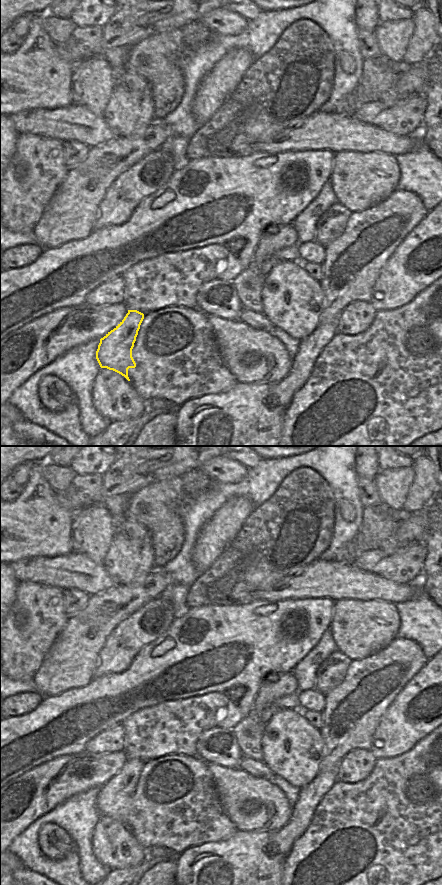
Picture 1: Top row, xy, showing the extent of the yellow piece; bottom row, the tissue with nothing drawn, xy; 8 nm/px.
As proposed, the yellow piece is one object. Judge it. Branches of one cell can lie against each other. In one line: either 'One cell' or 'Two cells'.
One cell

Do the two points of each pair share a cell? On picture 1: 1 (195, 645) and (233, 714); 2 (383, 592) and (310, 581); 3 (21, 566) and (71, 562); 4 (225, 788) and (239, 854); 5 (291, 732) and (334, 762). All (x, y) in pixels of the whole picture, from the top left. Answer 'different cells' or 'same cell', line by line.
1: same cell
2: same cell
3: same cell
4: different cells
5: different cells

